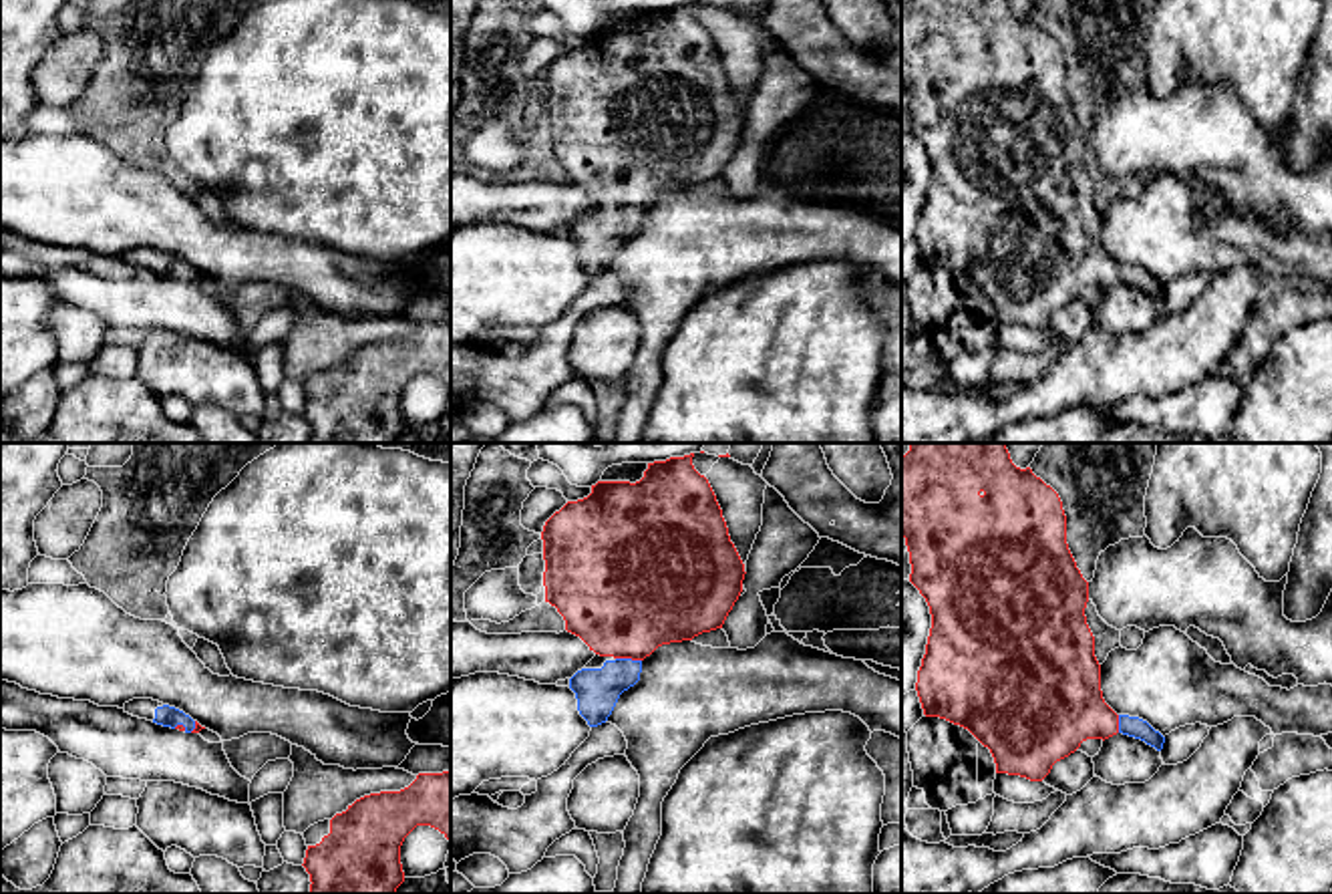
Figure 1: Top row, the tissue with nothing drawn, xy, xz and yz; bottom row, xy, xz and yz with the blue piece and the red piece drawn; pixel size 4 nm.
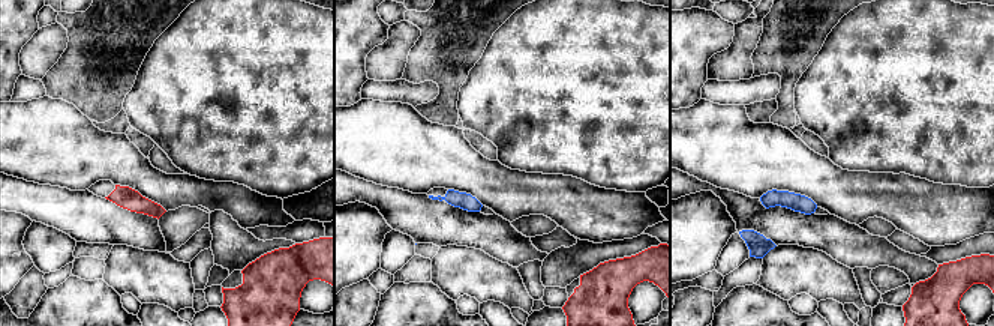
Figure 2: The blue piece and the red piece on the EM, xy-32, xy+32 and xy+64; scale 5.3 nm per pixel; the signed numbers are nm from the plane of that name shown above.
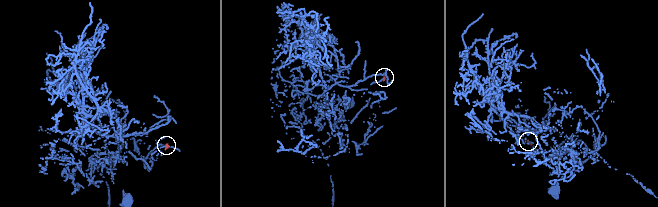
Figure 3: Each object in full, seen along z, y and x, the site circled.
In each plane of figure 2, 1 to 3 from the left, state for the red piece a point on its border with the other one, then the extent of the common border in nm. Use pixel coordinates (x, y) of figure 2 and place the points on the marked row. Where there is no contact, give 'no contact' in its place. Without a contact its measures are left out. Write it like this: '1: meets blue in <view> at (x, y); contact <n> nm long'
1: no contact
2: no contact
3: no contact

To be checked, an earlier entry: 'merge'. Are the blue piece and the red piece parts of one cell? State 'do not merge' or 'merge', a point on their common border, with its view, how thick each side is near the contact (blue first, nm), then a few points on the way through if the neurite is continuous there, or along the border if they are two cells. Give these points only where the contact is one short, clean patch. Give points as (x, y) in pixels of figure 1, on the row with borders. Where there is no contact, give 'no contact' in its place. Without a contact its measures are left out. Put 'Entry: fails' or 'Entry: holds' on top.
Entry: holds
merge; contact xz (628, 659); calibres 180 and 480 nm

